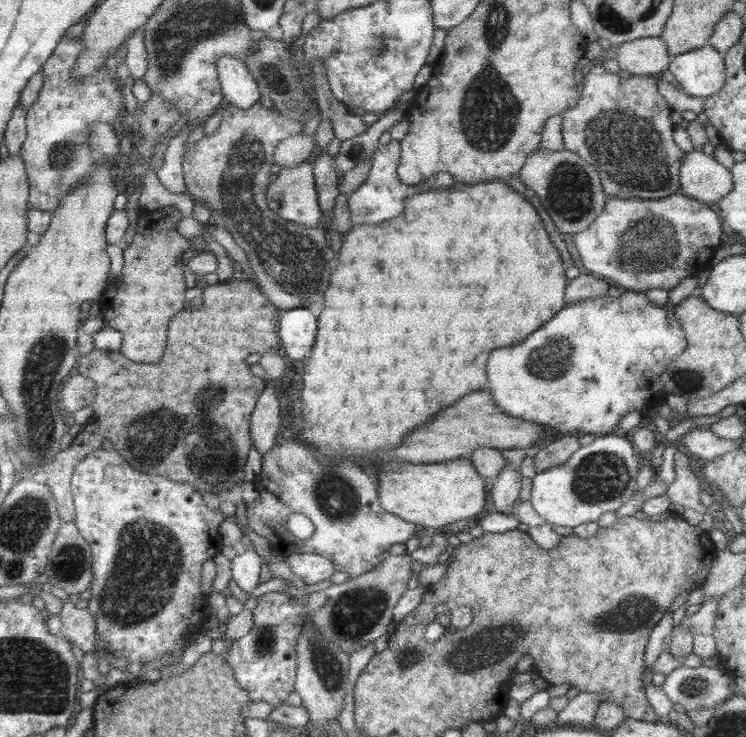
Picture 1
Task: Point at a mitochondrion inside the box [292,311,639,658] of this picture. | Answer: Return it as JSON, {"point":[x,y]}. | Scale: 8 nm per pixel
{"point":[602,477]}

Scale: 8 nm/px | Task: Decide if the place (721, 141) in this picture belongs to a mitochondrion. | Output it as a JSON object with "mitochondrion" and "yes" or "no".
{"mitochondrion":"no"}

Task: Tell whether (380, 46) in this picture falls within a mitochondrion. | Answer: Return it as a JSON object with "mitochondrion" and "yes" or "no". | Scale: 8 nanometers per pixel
{"mitochondrion":"yes"}

